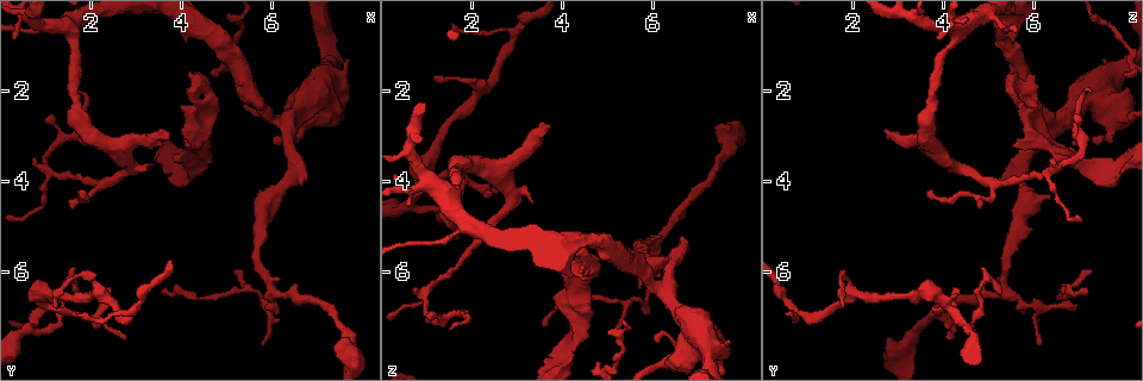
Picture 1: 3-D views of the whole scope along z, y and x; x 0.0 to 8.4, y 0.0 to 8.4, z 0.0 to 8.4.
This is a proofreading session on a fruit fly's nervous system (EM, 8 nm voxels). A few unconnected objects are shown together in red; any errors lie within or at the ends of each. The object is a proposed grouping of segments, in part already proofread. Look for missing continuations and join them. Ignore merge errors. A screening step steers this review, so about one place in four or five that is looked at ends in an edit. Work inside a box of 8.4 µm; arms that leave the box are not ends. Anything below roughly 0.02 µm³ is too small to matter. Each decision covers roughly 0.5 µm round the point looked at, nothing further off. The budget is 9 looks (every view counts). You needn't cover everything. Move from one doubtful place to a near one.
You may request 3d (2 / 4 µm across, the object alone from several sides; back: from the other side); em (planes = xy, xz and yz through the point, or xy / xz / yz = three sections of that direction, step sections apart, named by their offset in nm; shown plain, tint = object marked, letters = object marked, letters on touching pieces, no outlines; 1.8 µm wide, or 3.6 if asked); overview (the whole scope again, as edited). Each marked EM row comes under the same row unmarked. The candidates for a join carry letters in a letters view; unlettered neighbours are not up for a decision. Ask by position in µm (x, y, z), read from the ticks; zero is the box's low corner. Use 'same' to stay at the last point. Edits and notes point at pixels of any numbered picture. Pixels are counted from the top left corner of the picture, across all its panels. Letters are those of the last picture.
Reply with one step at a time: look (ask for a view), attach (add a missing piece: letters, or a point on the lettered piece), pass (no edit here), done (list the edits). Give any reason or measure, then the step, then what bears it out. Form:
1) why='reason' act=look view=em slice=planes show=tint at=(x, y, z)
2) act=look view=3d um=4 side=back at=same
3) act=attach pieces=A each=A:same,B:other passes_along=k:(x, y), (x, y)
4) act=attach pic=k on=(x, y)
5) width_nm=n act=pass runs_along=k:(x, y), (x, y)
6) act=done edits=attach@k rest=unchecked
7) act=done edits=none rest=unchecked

why='touches itself' act=look view=3d um=4 at=(4.25, 2.05, 5.50)

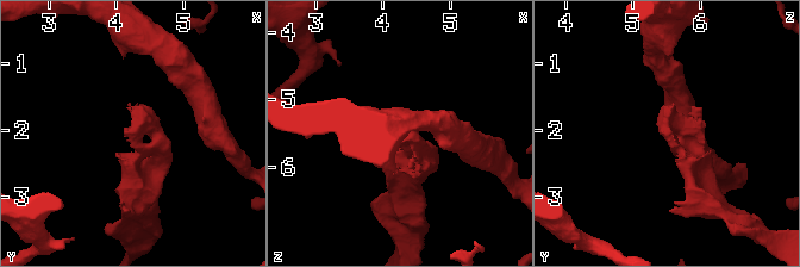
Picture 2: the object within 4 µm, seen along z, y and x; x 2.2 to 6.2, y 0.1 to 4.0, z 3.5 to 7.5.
why='shape alone is not enough' act=look view=em slice=planes show=letters at=(4.20, 2.10, 5.55)

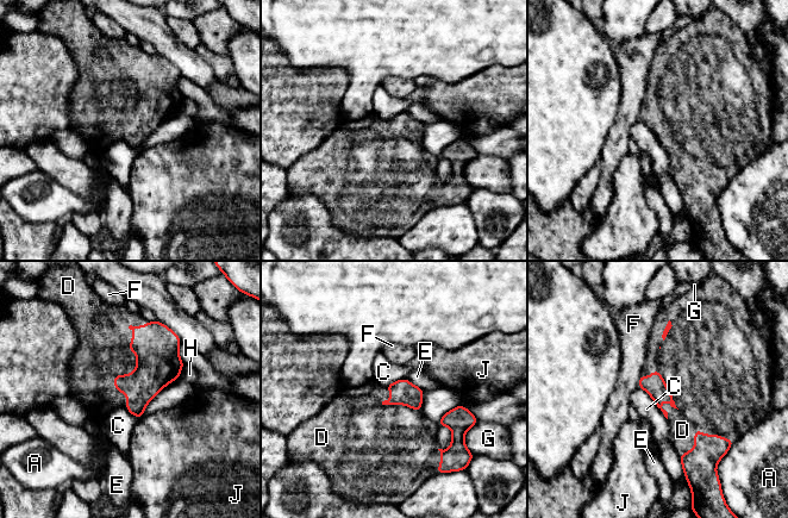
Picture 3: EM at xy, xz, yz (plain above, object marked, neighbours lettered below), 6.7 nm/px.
act=attach pieces=D each=A:other,C:other,D:same,E:other,F:other,G:other,H:other,J:other found='the neuron continues'

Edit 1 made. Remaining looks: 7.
why='free end' act=look view=3d um=2 at=(3.65, 3.10, 2.75)

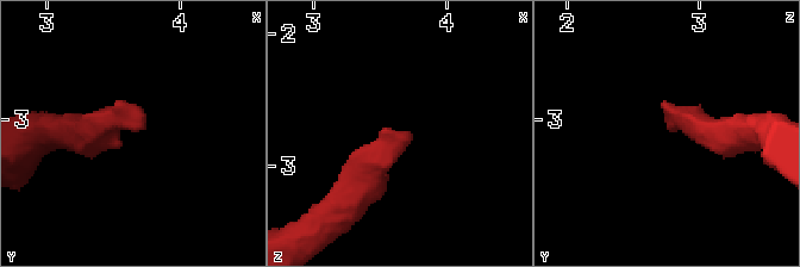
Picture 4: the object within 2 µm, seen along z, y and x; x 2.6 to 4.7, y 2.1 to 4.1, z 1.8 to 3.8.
why='now the EM' act=look view=em slice=xy step=4 show=tint at=(3.70, 3.06, 2.74)

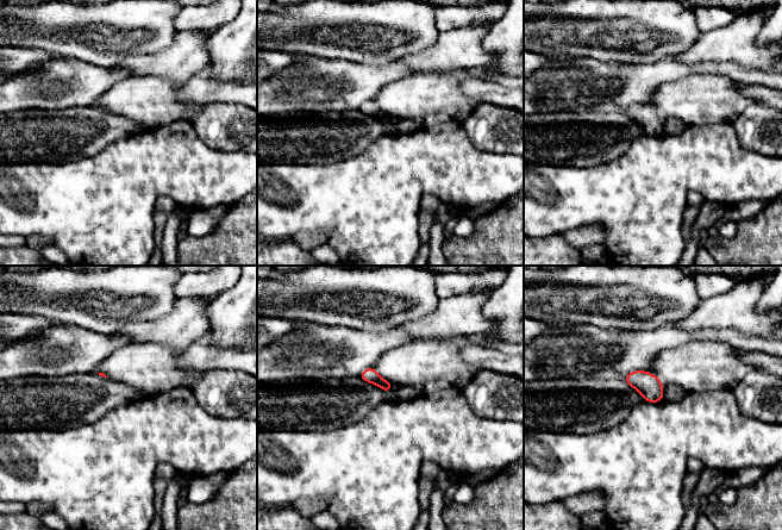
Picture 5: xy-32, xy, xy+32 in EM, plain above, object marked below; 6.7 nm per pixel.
act=look view=em slice=xy step=4 show=letters at=same

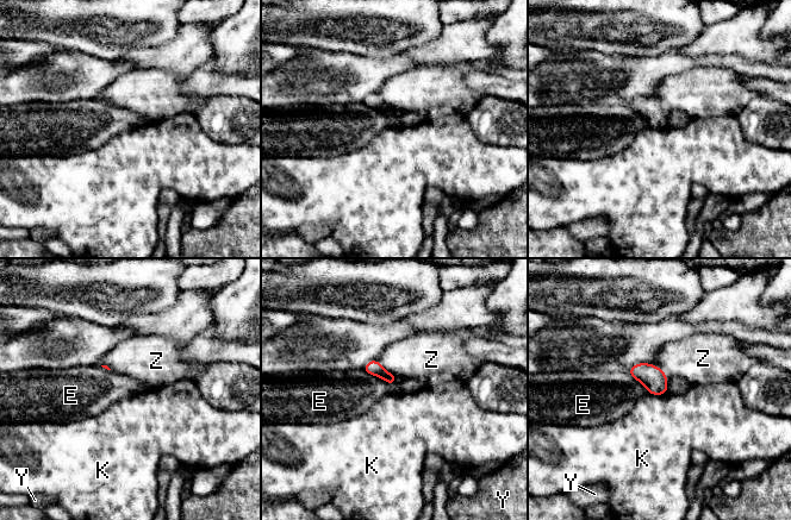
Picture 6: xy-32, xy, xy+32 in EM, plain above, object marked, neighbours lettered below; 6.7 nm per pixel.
act=pass each=E:other,K:other,Y:other,Z:other found='no lettered piece goes on from it'

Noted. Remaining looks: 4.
why='branch stops here' act=look view=em slice=planes show=letters at=(0.60, 6.45, 4.25)

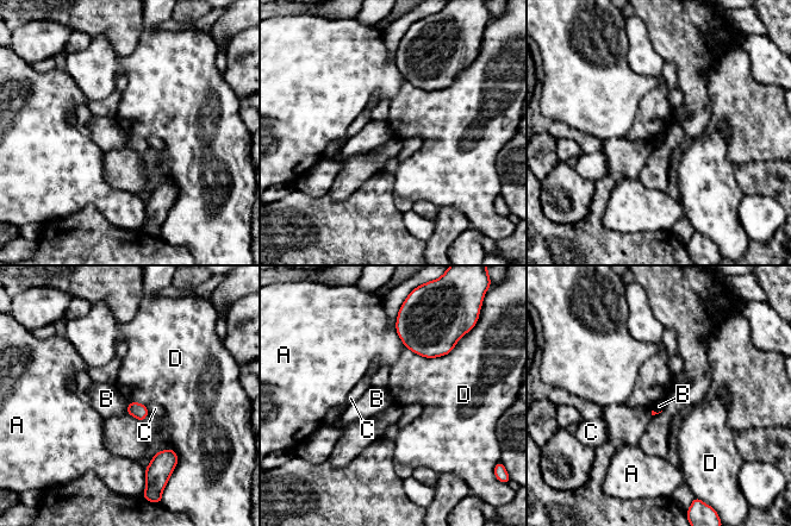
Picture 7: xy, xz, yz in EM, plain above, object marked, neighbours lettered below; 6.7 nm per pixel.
longest_contact=D:340nm act=pass each=A:other,B:other,C:other,D:other found='none of them fits'

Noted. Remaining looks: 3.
why='free end' act=look view=3d um=4 at=(5.80, 7.65, 6.05)

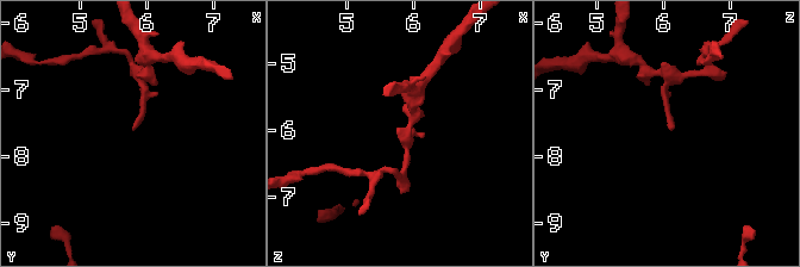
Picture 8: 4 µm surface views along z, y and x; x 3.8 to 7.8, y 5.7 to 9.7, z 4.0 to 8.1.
act=look view=em slice=yz step=16 show=tint at=(5.75, 7.60, 6.10)

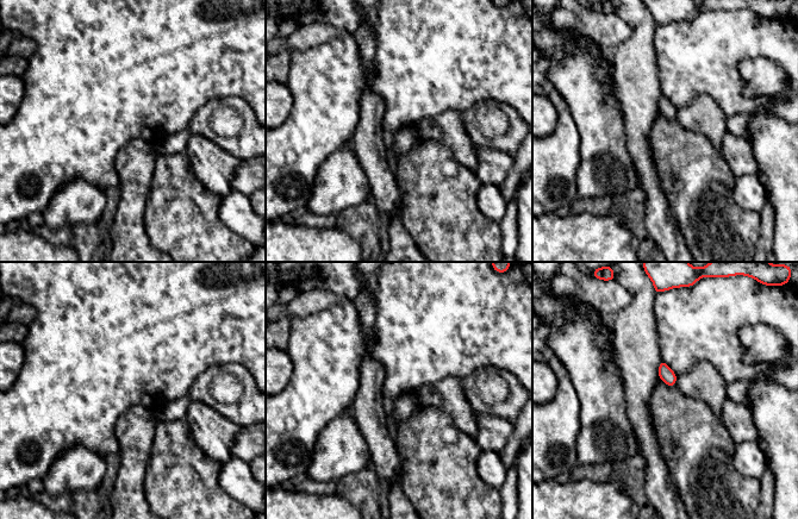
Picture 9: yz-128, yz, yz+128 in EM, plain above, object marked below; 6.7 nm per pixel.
act=look view=em slice=planes show=letters at=same

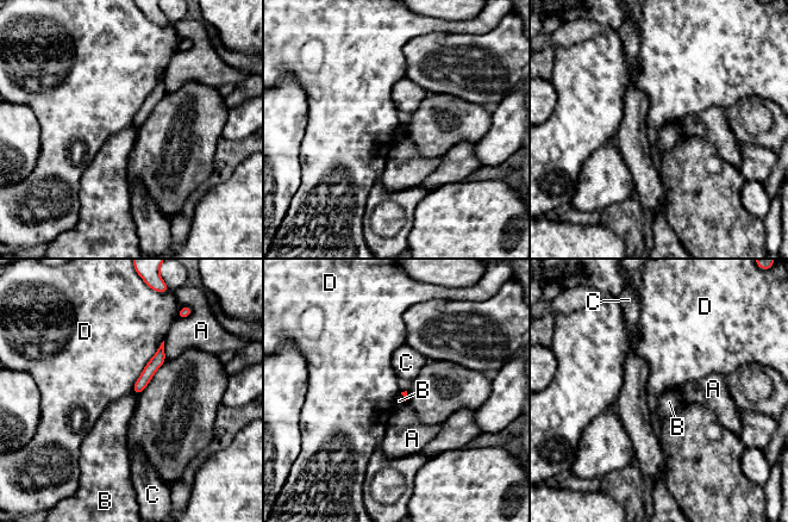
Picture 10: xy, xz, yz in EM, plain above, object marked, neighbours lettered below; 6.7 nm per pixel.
act=pass each=A:other,B:other,C:other,D:other runs_along=10:(161, 350), (160, 358), (137, 390) found='no lettered piece goes on from it'

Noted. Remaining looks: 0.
act=done edits=attach@3 rest=unchecked

